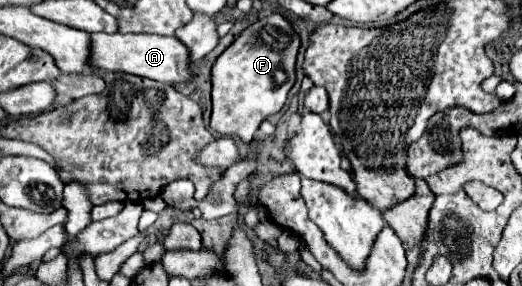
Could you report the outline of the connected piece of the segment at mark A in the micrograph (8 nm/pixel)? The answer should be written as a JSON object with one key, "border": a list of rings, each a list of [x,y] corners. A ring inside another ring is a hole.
{"border":[[[90,34],[90,66],[98,72],[126,72],[158,82],[184,82],[192,76],[188,62],[188,48],[178,38],[154,34]]]}

